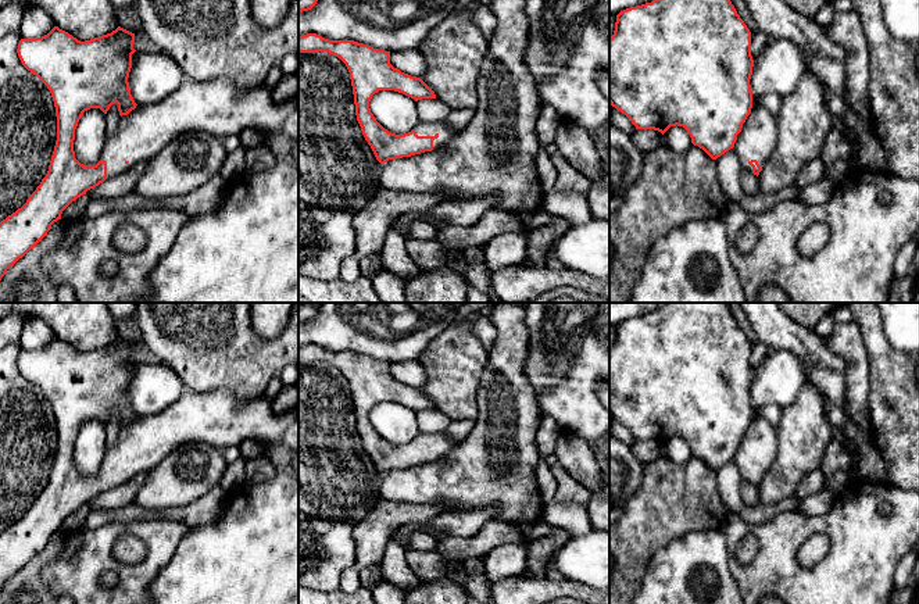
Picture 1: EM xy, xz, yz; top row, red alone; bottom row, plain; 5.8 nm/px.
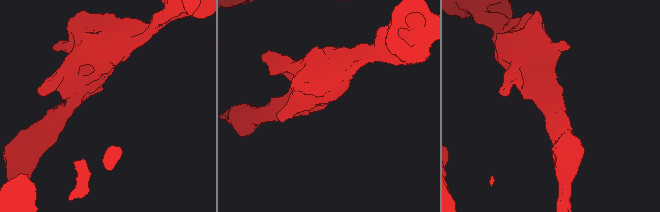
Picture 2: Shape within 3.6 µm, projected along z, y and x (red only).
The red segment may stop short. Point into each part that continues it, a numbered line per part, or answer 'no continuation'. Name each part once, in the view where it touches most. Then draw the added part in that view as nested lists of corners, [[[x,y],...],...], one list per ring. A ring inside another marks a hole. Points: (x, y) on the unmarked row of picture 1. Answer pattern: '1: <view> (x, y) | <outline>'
1: xz (446, 445) | [[[446,432],[419,433],[414,440],[418,447],[439,446],[439,448],[433,451],[433,461],[440,460],[444,454],[450,453],[460,444],[458,442],[448,439]]]

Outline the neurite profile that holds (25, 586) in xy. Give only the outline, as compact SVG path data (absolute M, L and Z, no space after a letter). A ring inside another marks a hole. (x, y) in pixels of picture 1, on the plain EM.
M64 530L54 533L47 546L7 580L0 592L0 604L57 604L57 598L42 583L40 569L58 553L68 535Z

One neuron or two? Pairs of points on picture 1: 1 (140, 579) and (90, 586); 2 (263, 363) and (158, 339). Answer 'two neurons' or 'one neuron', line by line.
1: one neuron
2: one neuron

